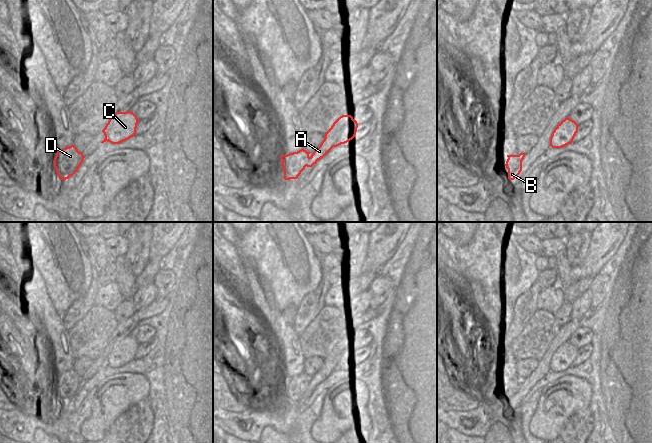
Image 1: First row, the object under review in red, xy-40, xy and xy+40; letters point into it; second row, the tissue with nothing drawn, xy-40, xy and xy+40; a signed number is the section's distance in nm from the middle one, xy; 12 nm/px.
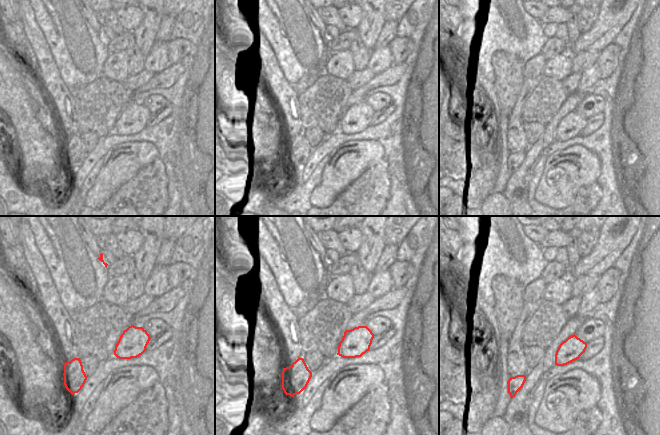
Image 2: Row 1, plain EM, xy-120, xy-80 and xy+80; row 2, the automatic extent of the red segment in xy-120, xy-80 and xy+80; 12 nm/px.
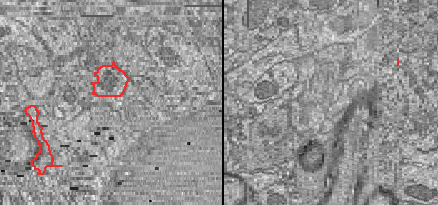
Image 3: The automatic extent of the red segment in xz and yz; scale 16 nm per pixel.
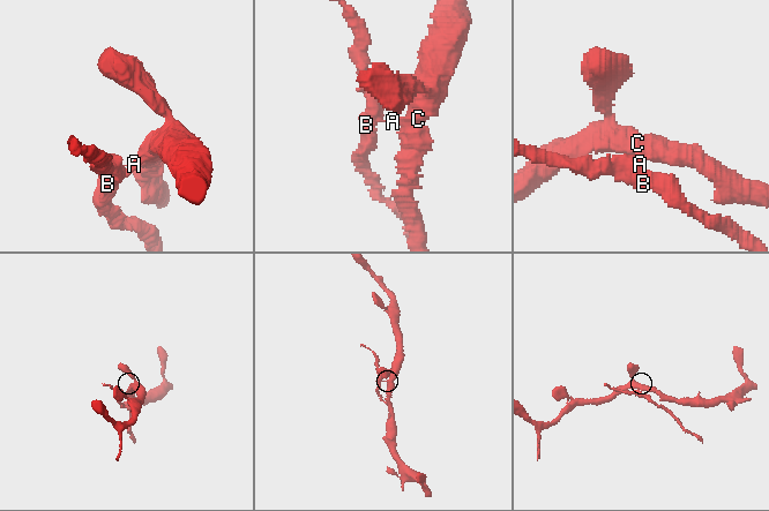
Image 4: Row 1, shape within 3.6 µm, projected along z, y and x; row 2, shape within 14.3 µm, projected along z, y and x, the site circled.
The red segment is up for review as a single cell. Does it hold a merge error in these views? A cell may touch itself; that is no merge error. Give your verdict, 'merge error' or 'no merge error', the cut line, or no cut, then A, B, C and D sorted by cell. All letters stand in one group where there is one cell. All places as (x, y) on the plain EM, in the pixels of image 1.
merge error; cut xy (310, 381), (306, 389); groups A C / B D

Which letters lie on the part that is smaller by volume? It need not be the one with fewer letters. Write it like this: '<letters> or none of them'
B, D.

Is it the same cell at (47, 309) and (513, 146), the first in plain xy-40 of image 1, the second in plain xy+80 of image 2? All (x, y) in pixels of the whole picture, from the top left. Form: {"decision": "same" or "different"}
{"decision": "same"}

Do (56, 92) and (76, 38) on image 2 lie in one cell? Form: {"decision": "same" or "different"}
{"decision": "different"}

